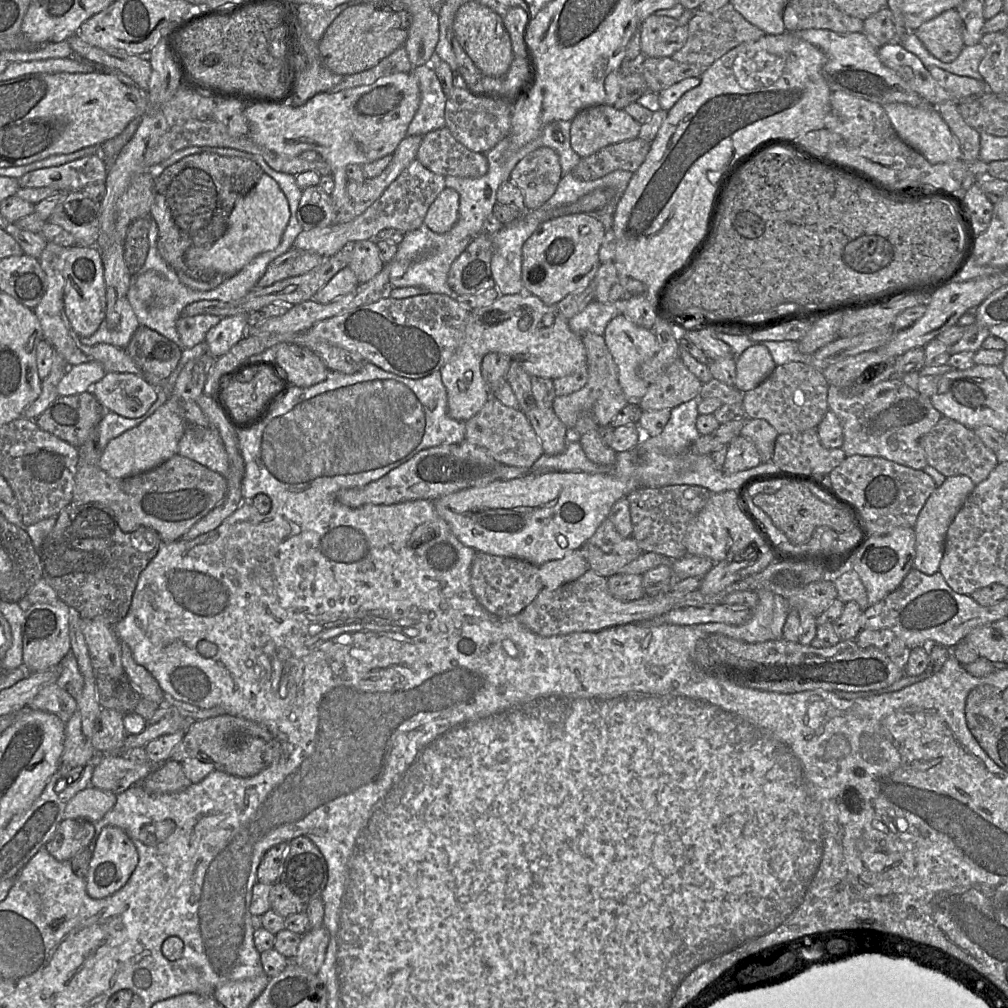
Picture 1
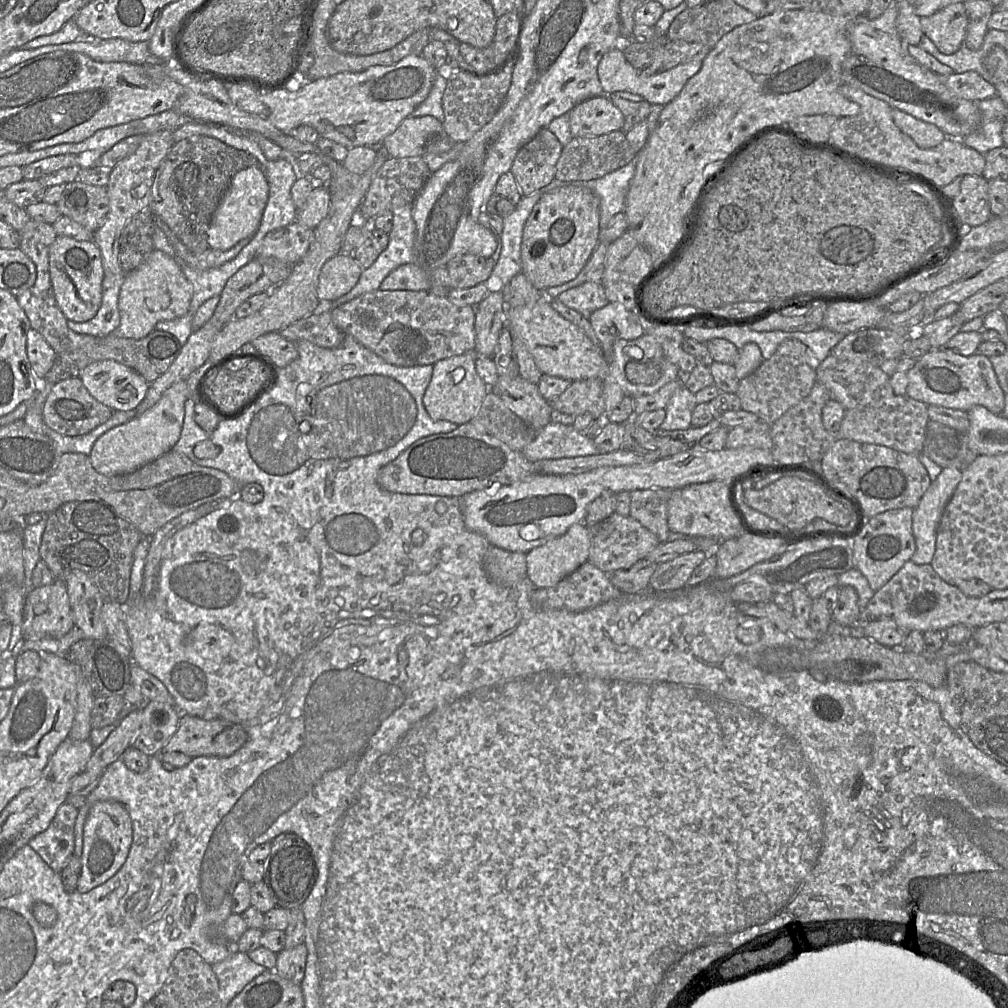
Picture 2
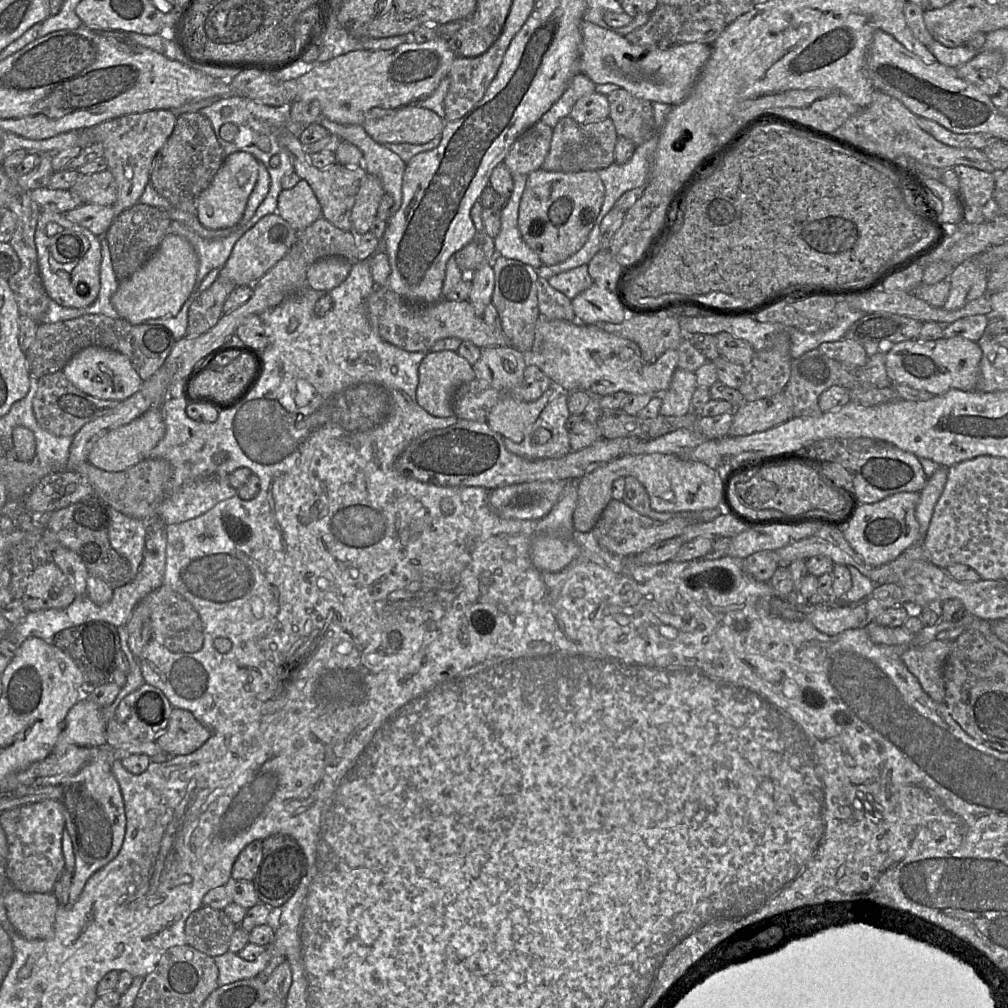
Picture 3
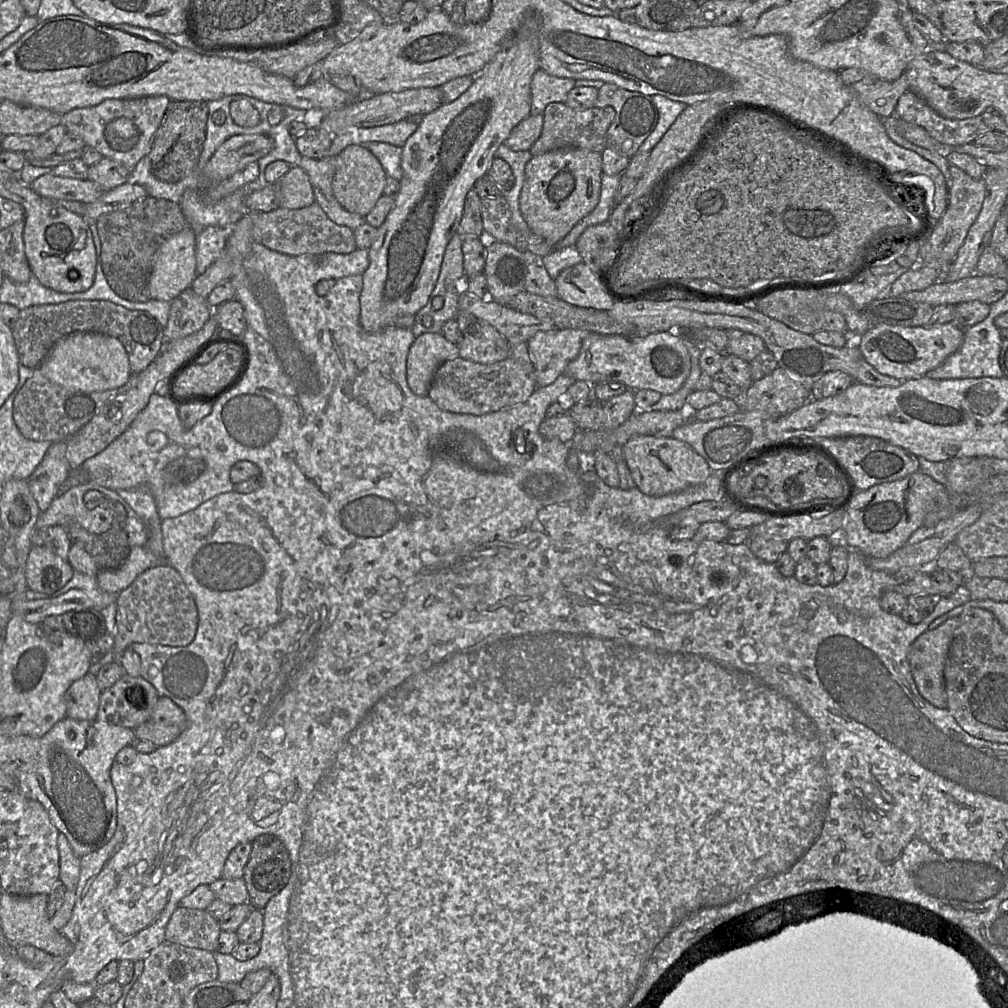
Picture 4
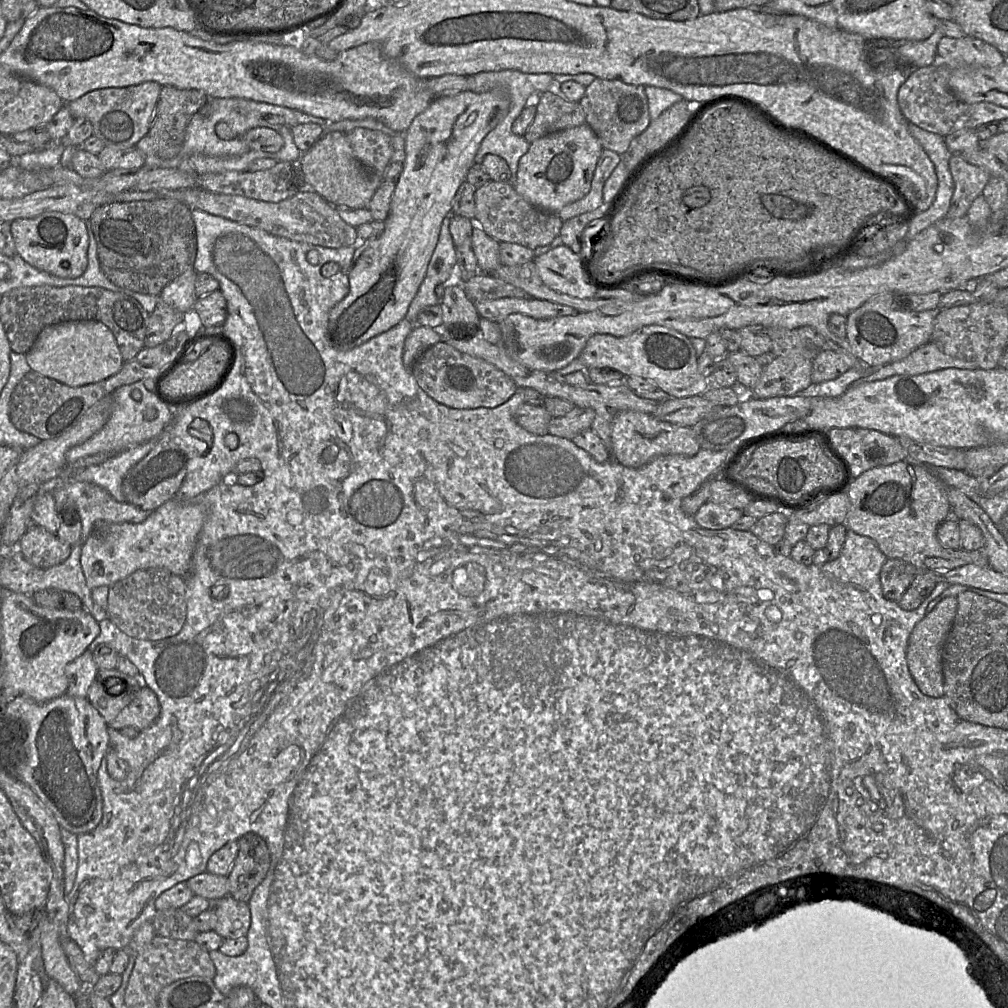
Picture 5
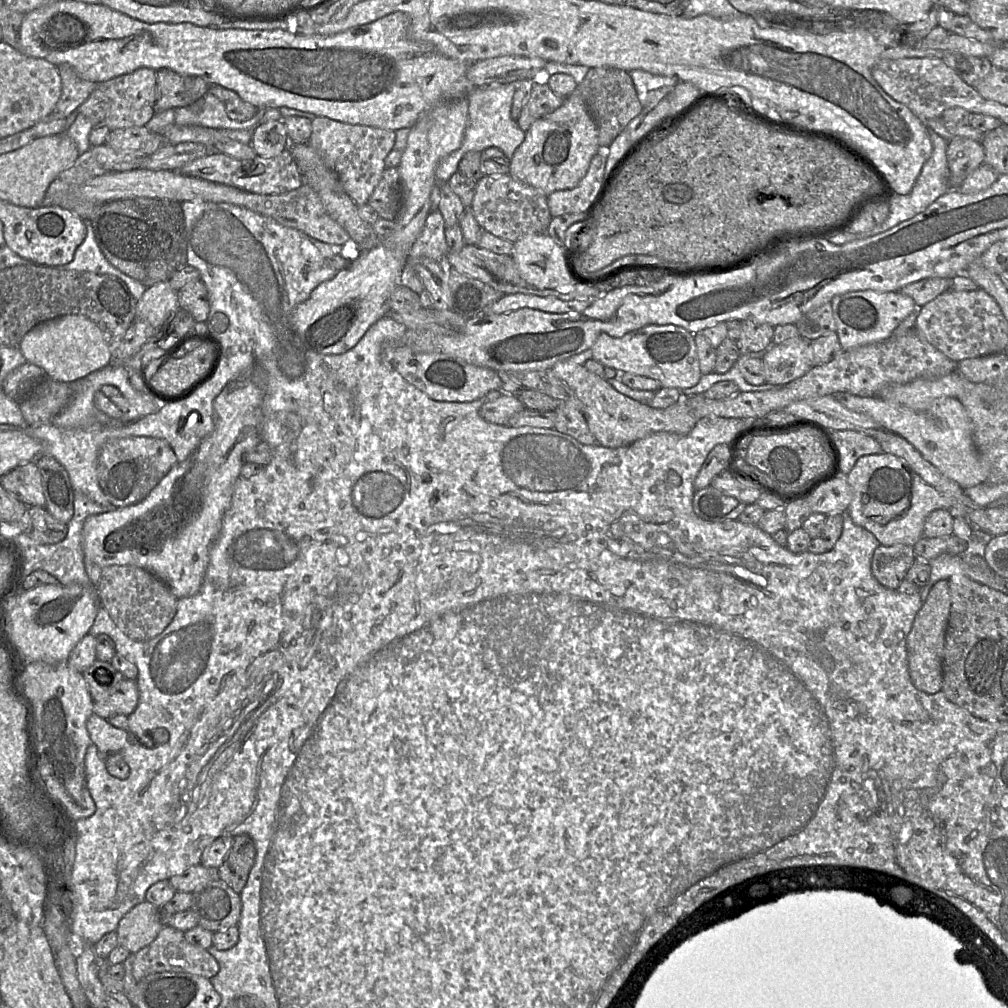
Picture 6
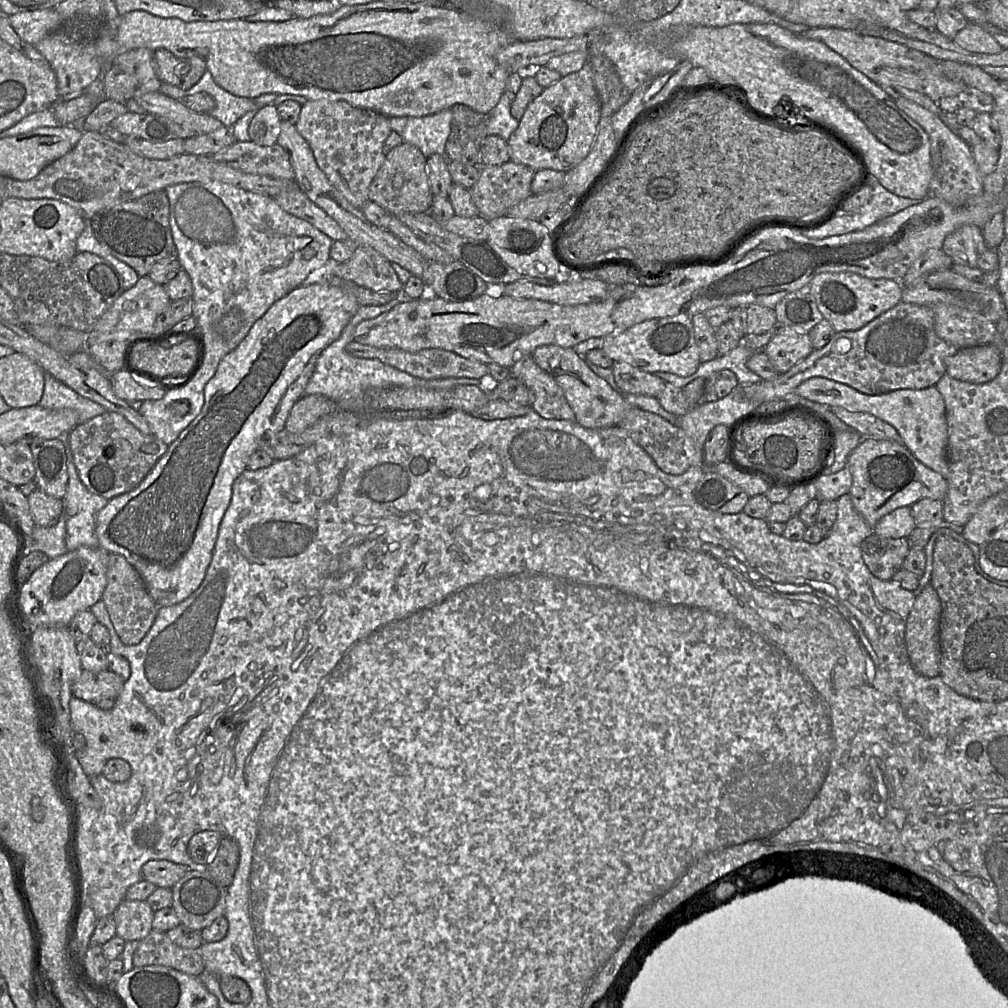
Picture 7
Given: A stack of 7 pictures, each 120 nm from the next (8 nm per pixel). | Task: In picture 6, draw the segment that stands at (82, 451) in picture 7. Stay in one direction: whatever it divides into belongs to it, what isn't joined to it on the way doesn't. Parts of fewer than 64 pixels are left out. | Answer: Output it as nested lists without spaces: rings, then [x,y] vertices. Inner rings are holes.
[[[136,436],[114,438],[99,453],[97,478],[109,503],[117,508],[126,507],[145,499],[178,462],[173,449],[163,439]]]

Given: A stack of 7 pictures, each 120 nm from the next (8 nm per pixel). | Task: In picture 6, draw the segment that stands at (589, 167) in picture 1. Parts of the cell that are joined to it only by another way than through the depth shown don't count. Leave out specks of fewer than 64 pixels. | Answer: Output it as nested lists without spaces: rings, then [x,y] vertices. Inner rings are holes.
[[[534,83],[529,99],[517,120],[518,126],[524,132],[528,131],[533,122],[558,109],[563,104],[564,98],[553,92],[547,84]]]

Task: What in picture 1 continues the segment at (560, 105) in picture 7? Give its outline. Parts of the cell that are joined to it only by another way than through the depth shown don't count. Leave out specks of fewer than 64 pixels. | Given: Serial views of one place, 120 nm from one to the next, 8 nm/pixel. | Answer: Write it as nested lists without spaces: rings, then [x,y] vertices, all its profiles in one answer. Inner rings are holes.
[[[577,213],[541,223],[522,247],[522,285],[546,305],[556,306],[570,294],[578,294],[593,281],[599,267],[598,252],[605,229],[592,214]]]

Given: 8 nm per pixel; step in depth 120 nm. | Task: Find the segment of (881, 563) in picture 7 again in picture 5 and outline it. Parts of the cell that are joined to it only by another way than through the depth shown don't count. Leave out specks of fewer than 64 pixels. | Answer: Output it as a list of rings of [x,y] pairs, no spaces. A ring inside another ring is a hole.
[[[887,558],[880,572],[884,597],[899,604],[903,594],[911,585],[915,568],[906,560]]]

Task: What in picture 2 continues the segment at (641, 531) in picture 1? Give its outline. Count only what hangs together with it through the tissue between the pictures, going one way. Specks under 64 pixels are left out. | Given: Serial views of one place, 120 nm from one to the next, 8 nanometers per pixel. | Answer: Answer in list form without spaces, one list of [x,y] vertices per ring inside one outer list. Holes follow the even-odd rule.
[[[642,489],[630,492],[630,516],[665,542],[671,536],[667,522],[668,500],[674,489]]]

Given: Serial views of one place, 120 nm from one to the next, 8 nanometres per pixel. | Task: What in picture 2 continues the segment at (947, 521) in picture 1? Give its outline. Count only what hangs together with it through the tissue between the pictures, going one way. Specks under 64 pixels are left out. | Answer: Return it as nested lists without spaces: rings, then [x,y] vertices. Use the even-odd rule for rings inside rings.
[[[955,468],[942,469],[939,476],[931,481],[929,488],[922,496],[919,504],[913,512],[913,535],[916,549],[911,560],[919,565],[930,564],[936,549],[937,529],[941,521],[943,512],[951,500],[958,484],[962,479],[962,472]]]

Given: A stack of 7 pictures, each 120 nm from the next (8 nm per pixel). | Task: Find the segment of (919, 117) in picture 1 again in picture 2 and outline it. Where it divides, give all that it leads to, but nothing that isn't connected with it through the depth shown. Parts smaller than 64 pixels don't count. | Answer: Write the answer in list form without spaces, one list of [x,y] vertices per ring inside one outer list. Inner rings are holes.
[[[899,109],[892,110],[895,125],[908,135],[920,148],[930,149],[947,138],[937,126],[927,123]]]

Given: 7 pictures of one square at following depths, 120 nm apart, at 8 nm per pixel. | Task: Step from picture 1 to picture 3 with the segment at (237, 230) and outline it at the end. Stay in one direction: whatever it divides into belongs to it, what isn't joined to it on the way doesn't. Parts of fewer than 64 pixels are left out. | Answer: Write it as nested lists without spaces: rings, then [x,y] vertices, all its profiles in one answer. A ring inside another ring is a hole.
[[[244,151],[229,154],[209,187],[197,199],[199,223],[209,230],[231,229],[239,225],[257,178],[258,160],[253,155]]]

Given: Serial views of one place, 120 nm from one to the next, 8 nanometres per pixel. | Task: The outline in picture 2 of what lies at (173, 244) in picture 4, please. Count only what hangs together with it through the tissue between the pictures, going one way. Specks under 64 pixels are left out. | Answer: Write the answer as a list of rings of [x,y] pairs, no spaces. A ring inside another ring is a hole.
[[[153,249],[148,258],[124,276],[119,292],[120,324],[111,334],[141,339],[154,330],[155,324],[185,314],[193,294],[193,286],[175,258]]]

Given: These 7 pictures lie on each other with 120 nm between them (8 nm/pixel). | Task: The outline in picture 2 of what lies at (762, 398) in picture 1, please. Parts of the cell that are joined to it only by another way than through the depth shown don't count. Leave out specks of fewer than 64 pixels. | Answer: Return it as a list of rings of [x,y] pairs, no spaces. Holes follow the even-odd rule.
[[[786,339],[769,359],[764,360],[751,375],[739,381],[736,395],[743,410],[771,426],[806,398],[816,381],[816,370],[807,363],[806,347],[797,339]]]

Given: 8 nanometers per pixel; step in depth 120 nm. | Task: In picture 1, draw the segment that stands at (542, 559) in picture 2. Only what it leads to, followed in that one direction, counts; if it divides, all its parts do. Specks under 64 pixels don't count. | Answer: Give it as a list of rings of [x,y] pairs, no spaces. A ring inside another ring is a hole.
[[[583,548],[573,550],[563,558],[548,561],[538,567],[544,589],[556,589],[574,581],[588,570]]]

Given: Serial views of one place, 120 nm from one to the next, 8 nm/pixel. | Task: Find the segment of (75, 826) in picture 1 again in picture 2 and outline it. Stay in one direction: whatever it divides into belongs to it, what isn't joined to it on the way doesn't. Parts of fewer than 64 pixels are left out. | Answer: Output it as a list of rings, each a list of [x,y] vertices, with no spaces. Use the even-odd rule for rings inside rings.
[[[62,804],[49,827],[28,843],[57,873],[67,865],[69,859],[74,855],[74,828],[78,813],[79,810],[72,804]]]

